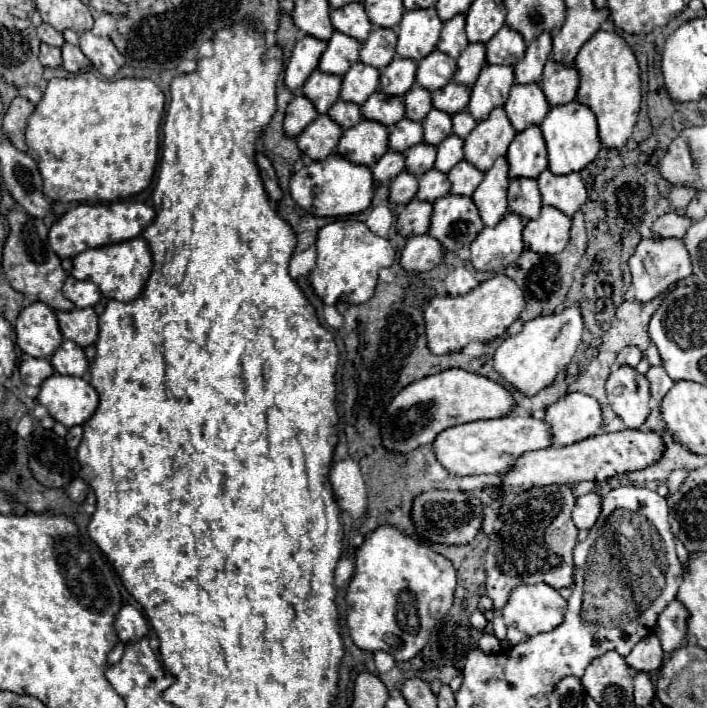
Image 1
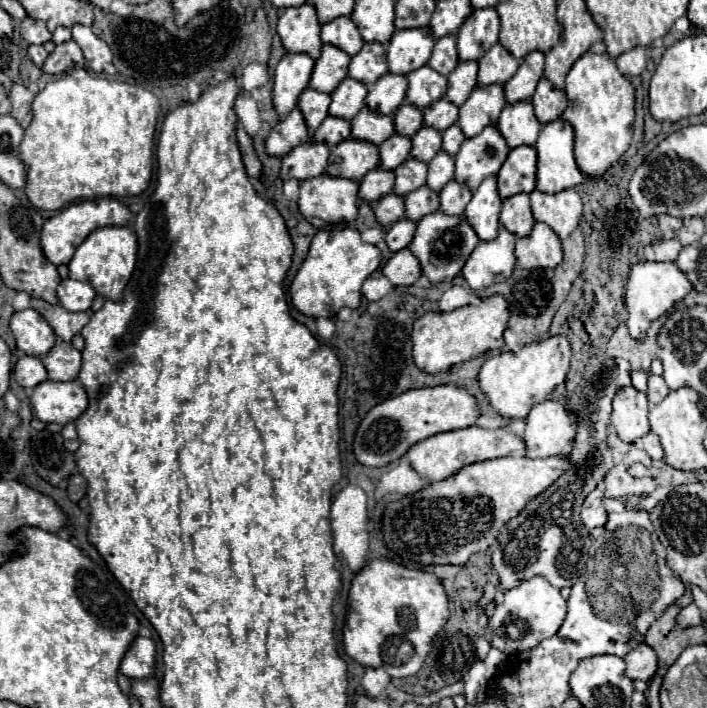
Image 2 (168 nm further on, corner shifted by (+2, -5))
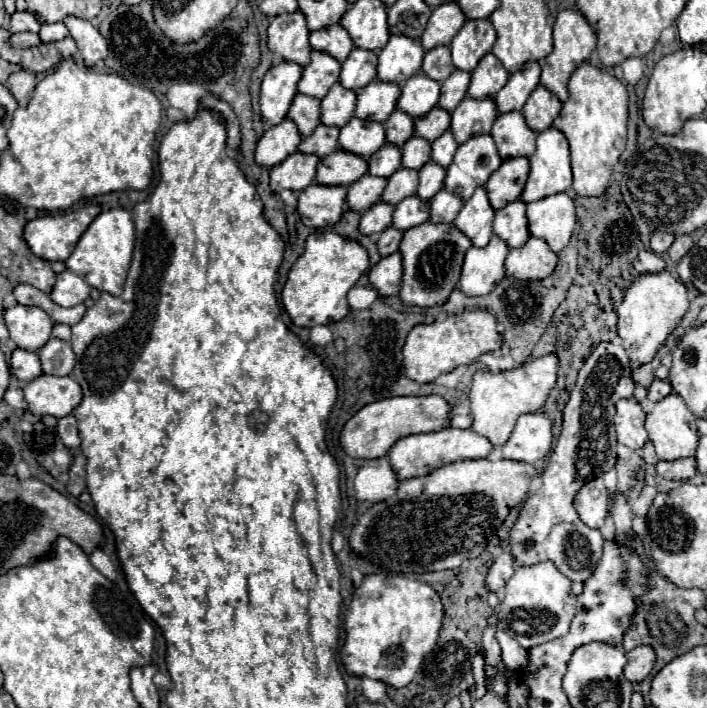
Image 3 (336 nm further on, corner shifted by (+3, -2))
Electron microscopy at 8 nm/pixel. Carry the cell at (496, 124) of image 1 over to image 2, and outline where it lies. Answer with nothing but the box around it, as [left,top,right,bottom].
[455,126,509,192]

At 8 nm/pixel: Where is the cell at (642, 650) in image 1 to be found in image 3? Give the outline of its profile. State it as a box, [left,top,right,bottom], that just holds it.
[624,645,656,683]

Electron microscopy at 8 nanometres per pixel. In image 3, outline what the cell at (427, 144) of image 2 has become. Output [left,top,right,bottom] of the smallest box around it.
[402,137,430,169]

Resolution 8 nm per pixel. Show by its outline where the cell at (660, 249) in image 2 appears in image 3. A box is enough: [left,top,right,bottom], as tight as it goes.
[634,251,666,275]

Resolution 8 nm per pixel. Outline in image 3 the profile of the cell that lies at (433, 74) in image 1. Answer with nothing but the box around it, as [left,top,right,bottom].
[396,73,440,117]

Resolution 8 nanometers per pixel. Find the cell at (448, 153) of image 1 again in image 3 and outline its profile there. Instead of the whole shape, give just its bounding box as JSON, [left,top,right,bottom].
[416,163,446,201]

